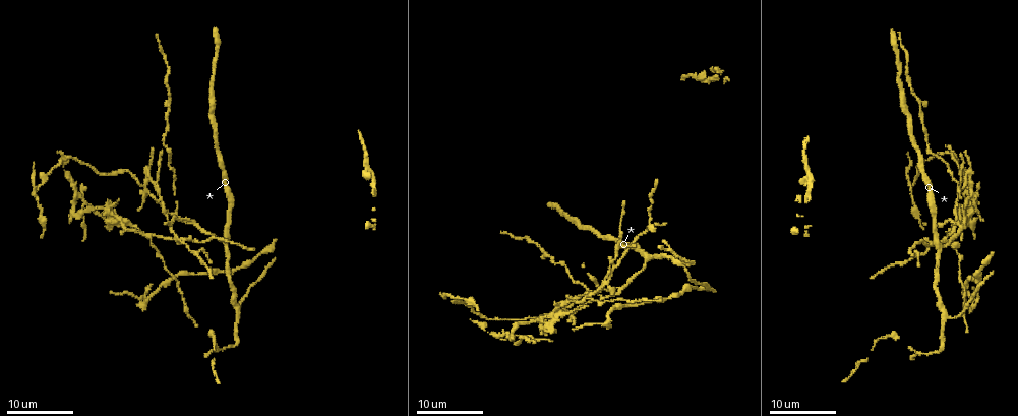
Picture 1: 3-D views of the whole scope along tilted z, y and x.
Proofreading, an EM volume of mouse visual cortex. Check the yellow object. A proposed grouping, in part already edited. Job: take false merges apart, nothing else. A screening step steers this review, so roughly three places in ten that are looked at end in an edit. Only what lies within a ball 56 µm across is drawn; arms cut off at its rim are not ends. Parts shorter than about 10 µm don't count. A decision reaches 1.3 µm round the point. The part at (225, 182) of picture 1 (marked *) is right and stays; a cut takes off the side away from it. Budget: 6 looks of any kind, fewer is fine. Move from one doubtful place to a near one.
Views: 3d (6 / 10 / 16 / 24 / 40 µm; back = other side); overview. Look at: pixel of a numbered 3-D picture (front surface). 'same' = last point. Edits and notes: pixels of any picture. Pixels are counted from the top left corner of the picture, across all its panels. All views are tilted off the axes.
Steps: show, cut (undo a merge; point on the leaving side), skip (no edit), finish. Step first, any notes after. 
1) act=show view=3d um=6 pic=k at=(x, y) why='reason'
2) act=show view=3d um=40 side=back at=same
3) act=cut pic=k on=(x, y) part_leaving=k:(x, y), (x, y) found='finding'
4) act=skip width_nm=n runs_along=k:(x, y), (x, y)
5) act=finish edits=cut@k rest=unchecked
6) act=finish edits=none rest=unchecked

act=show view=3d um=16 pic=1 at=(151, 236) why='a fork'

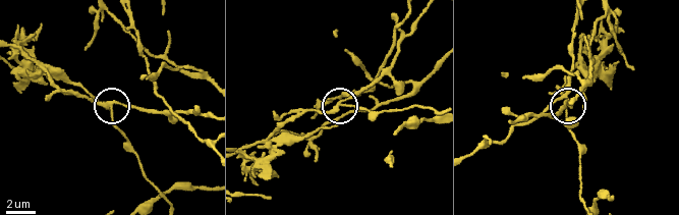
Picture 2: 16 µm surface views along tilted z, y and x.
act=show view=3d um=6 pic=2 at=(109, 110) why='closer look'

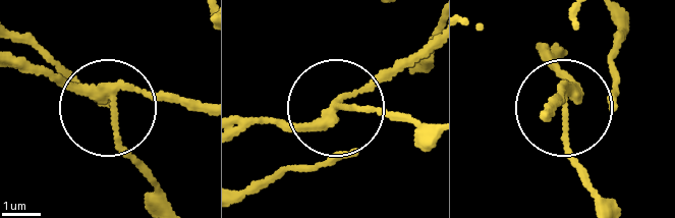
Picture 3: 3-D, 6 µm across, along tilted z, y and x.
act=cut pic=3 on=(57, 79) part_leaving=3:(110, 101), (13, 66) found='two neurons meet here'

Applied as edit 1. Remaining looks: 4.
act=show view=3d um=16 pic=1 at=(145, 186) why='a fork'

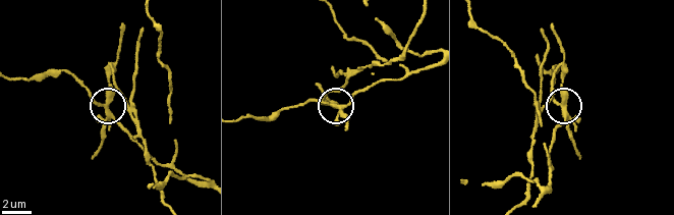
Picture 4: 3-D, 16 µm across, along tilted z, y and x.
act=show view=3d um=6 pic=4 at=(104, 104)

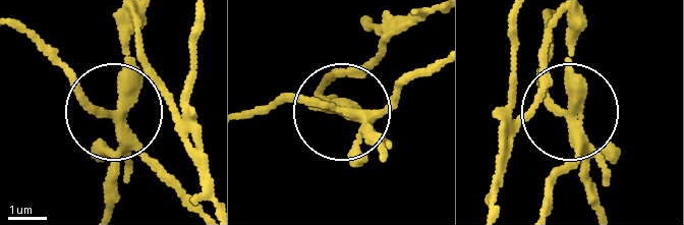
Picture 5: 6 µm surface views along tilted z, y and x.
act=cut pic=5 on=(119, 77) part_leaving=5:(121, 128), (134, 34), (208, 186) found='a second neuron is stuck on'

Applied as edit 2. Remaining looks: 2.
act=show view=3d um=24 pic=1 at=(920, 108) why='three-way junction'

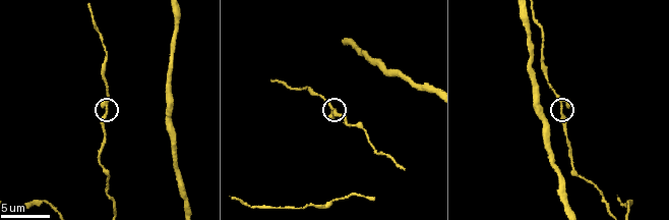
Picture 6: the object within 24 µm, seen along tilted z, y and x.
act=show view=3d um=10 pic=6 at=(559, 109)

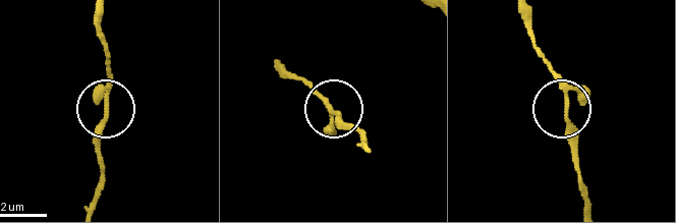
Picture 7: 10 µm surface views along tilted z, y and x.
act=skip arms=3 runs_along=7:(91, 202), (111, 61) found='continuous, no second neuron'

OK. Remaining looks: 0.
act=finish edits=cut@3,cut@5 rest=unchecked

